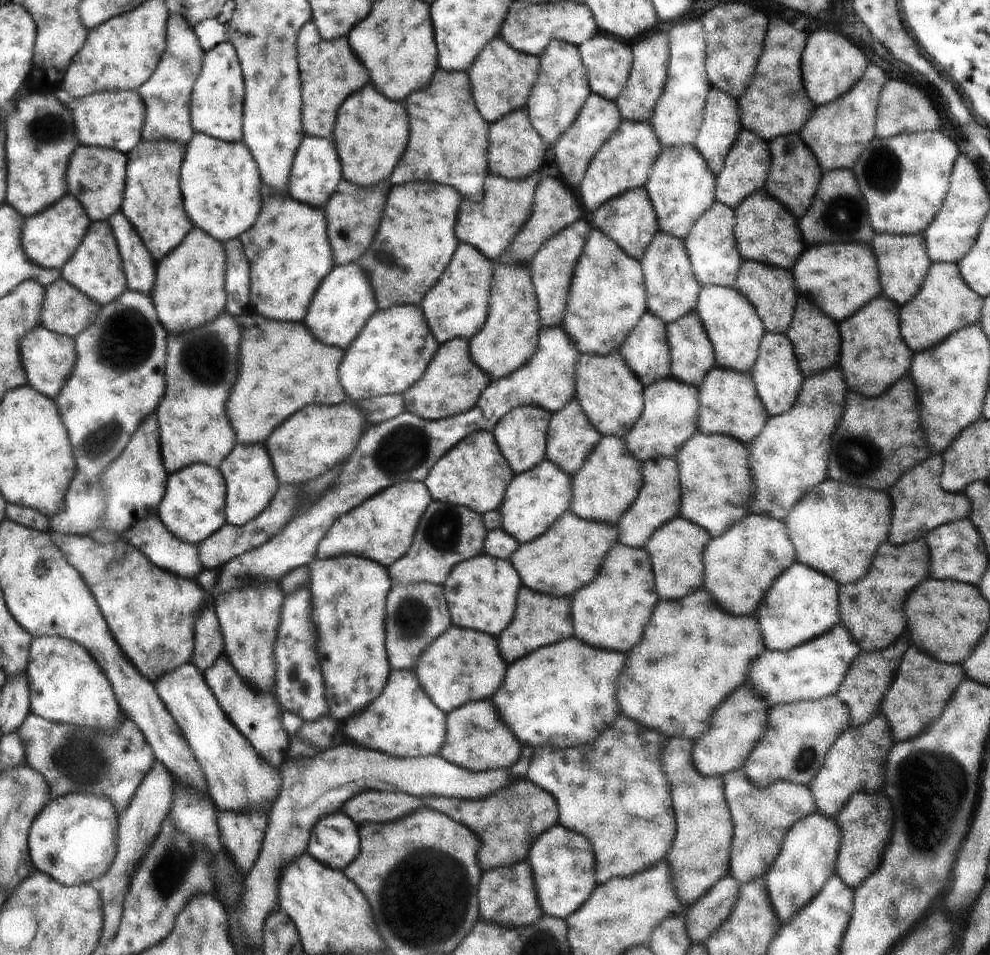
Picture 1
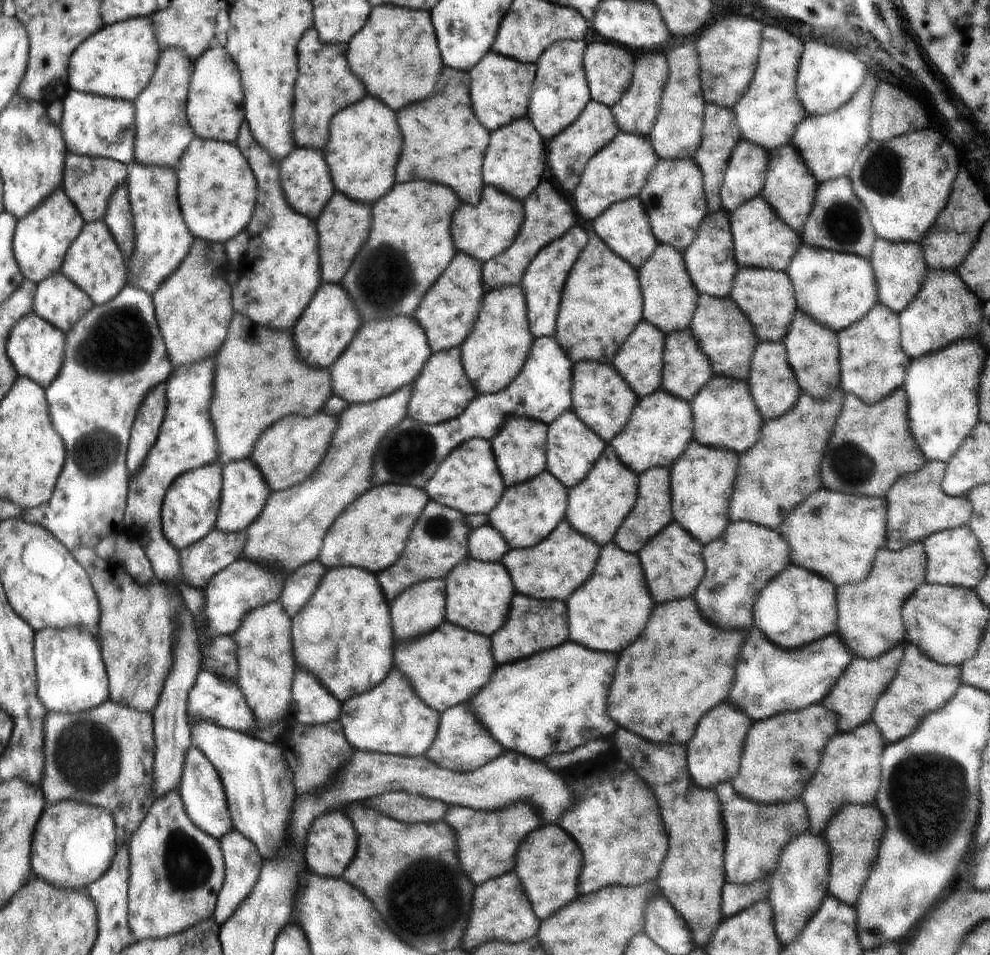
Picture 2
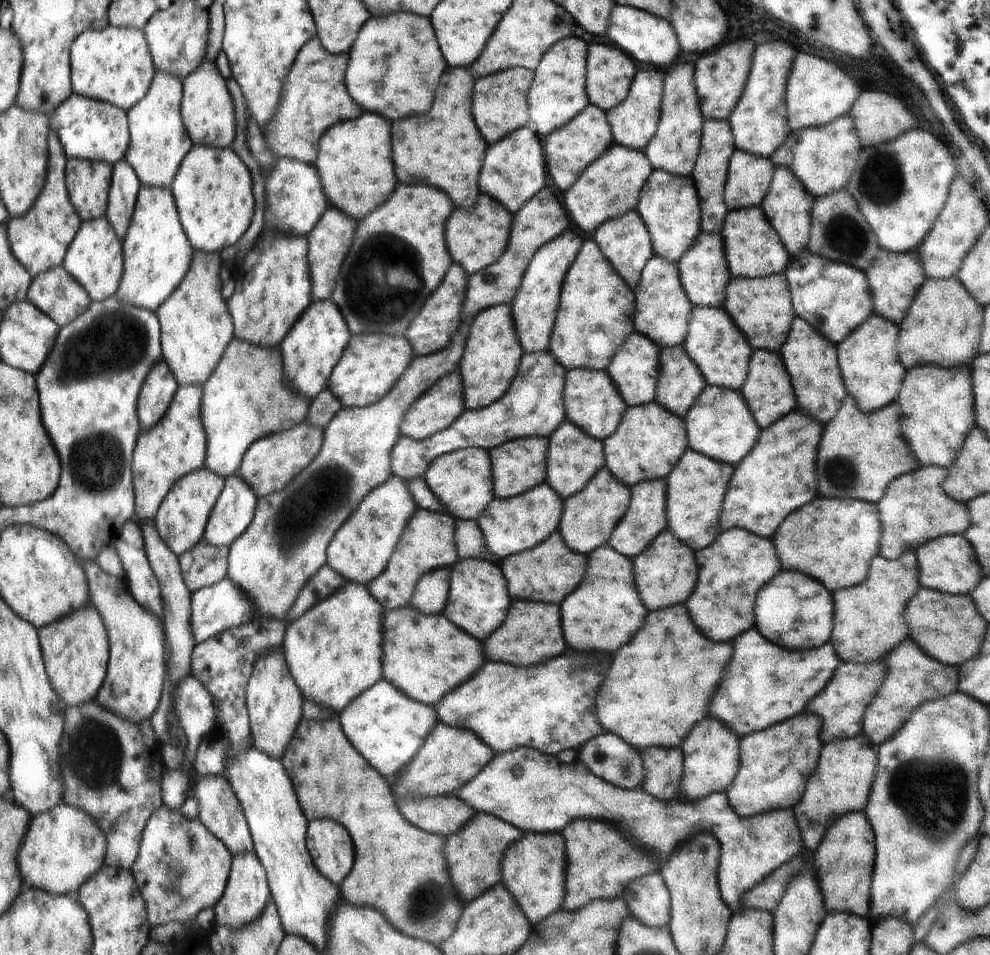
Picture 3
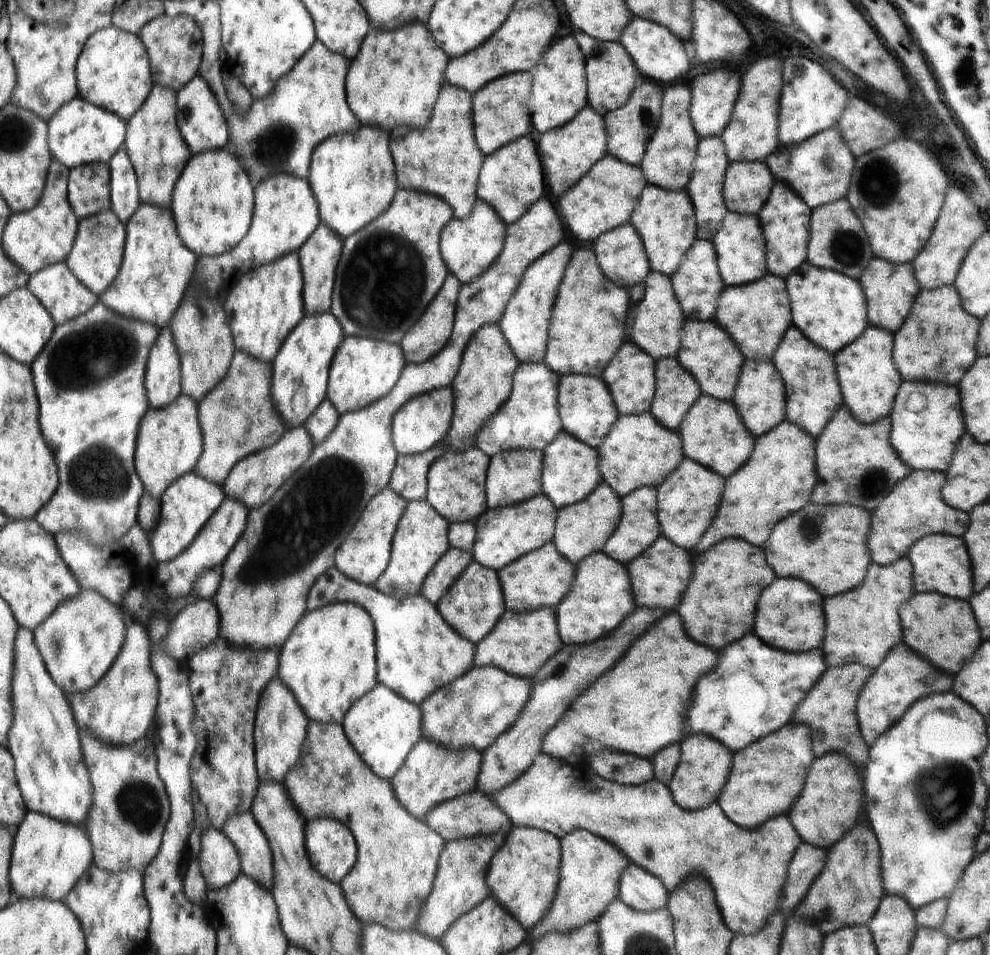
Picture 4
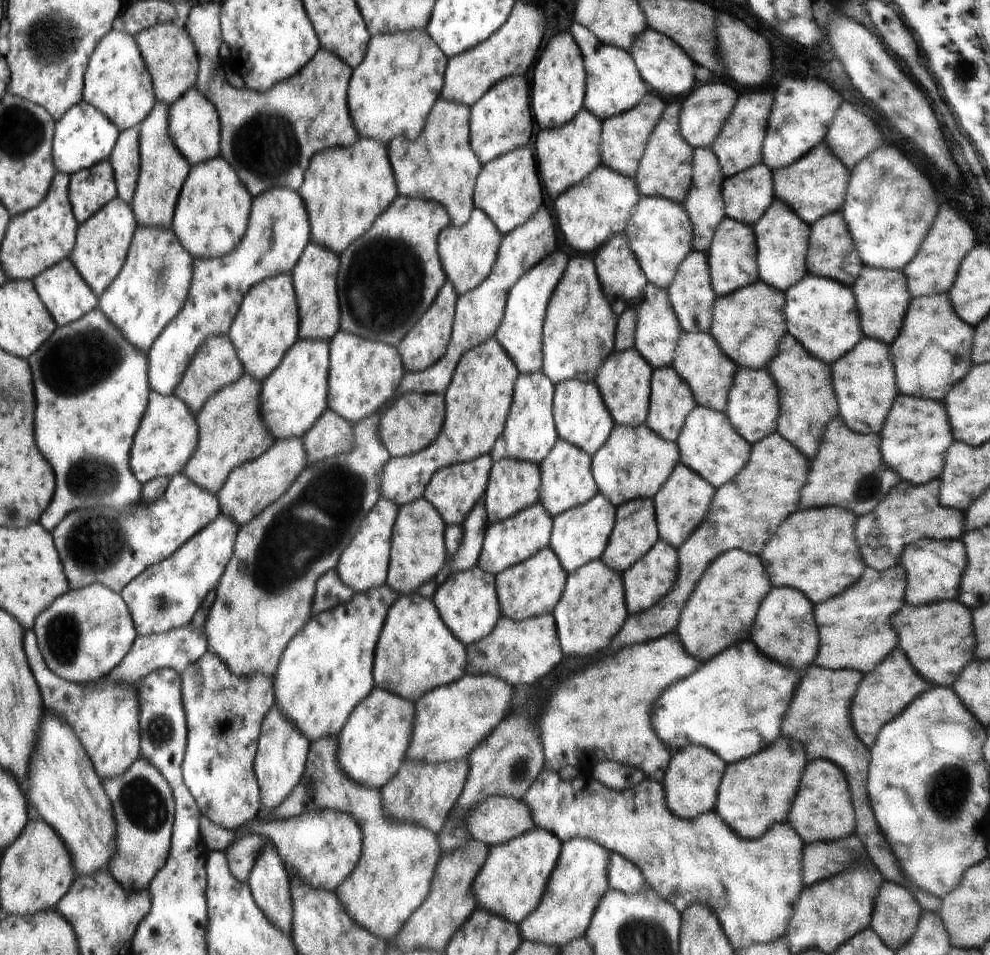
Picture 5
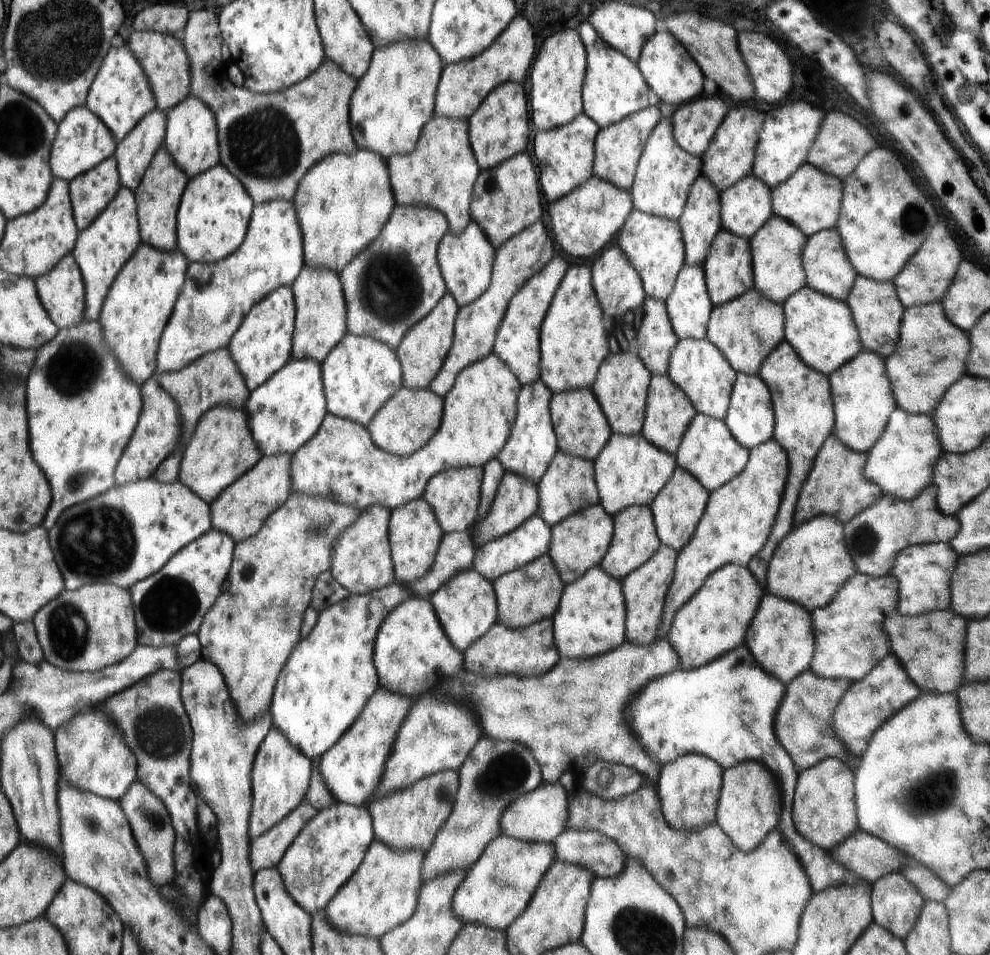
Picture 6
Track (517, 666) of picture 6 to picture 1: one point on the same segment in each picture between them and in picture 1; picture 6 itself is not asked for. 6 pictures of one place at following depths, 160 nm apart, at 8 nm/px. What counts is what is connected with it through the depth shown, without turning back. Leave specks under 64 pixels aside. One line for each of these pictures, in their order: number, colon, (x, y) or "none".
1: (542, 620)
2: (535, 625)
3: (534, 633)
4: (524, 640)
5: (521, 651)

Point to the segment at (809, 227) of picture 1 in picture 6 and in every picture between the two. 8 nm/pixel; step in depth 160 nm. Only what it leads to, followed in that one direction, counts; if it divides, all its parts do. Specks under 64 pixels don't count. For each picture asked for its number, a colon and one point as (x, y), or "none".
2: (840, 222)
3: (842, 233)
4: (840, 243)
5: (833, 254)
6: (831, 273)

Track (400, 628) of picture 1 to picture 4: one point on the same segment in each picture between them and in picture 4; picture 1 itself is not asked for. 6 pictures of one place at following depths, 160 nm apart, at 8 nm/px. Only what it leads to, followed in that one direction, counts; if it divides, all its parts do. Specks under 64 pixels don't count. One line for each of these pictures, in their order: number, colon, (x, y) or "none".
2: (420, 609)
3: (431, 596)
4: (453, 563)

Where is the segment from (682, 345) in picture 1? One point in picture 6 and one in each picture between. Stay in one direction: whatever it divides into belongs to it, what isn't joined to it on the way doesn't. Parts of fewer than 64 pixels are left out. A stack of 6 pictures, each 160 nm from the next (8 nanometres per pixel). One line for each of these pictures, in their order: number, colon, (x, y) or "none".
2: (687, 369)
3: (681, 382)
4: (676, 390)
5: (671, 400)
6: (669, 412)

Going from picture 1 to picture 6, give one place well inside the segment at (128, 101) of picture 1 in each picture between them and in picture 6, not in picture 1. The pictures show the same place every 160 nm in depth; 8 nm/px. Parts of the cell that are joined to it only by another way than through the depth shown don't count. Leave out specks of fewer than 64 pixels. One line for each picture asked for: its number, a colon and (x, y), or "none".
2: (100, 126)
3: (90, 129)
4: (82, 133)
5: (86, 137)
6: (84, 141)

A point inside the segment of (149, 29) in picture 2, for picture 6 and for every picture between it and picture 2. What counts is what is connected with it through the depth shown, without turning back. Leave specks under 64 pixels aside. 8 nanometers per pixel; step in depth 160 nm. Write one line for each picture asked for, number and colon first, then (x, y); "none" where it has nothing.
3: (116, 65)
4: (115, 71)
5: (119, 82)
6: (122, 96)

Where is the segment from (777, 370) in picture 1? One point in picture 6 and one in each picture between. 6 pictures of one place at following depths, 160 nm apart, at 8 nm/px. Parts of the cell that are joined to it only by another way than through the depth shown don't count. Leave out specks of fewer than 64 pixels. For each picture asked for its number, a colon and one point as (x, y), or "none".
2: (773, 382)
3: (768, 389)
4: (760, 398)
5: (754, 406)
6: (751, 420)

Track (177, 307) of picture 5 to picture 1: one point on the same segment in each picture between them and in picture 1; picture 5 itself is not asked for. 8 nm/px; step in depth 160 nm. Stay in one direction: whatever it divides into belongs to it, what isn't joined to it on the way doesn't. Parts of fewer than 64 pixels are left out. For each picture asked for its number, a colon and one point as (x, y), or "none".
1: (153, 201)
2: (163, 240)
3: (158, 255)
4: (159, 268)

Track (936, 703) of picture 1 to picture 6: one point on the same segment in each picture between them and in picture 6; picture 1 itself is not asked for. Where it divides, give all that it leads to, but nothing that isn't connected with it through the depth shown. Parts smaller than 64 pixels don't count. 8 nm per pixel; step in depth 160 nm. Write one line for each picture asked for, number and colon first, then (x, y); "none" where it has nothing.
2: (922, 685)
3: (913, 677)
4: (904, 677)
5: (886, 692)
6: (868, 703)

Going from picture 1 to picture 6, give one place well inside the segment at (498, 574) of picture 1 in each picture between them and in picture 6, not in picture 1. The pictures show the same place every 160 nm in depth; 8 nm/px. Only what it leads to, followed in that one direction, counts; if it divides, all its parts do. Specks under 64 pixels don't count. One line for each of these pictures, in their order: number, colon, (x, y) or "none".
2: (479, 592)
3: (479, 599)
4: (475, 603)
5: (470, 607)
6: (467, 603)

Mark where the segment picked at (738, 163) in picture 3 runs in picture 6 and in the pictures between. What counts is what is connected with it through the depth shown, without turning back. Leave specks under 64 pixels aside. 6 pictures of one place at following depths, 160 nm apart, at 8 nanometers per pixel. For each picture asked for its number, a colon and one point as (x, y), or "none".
4: (748, 186)
5: (748, 195)
6: (747, 205)

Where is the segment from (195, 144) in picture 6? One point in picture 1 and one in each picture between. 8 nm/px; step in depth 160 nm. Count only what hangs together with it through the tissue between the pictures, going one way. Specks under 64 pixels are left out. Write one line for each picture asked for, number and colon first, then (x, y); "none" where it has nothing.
1: (218, 97)
2: (216, 103)
3: (207, 108)
4: (201, 120)
5: (194, 125)

